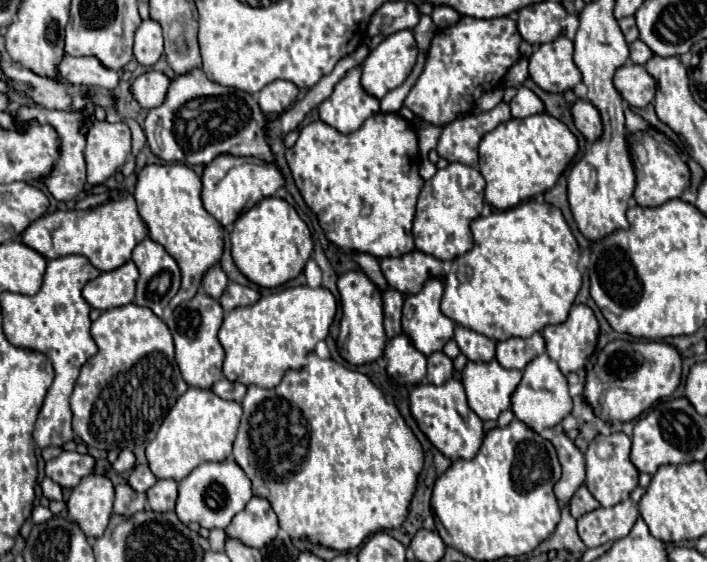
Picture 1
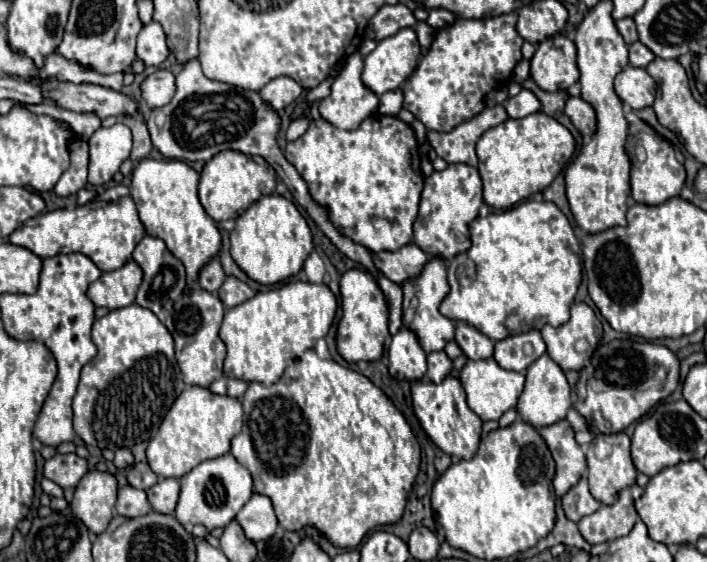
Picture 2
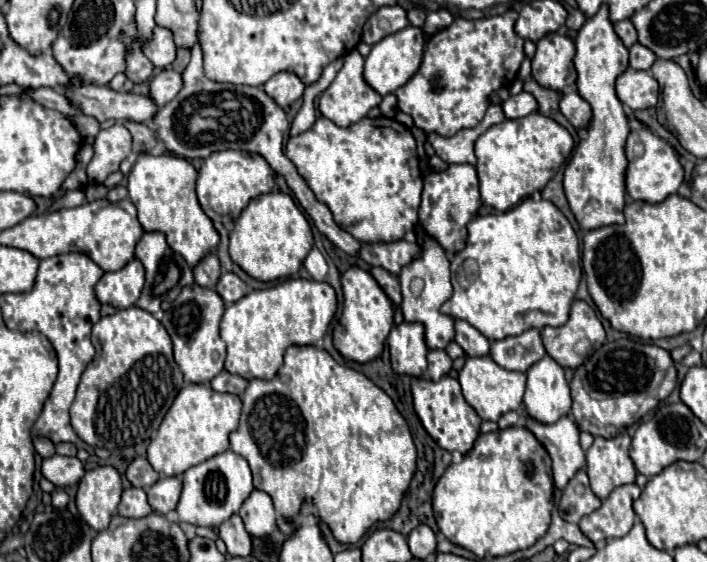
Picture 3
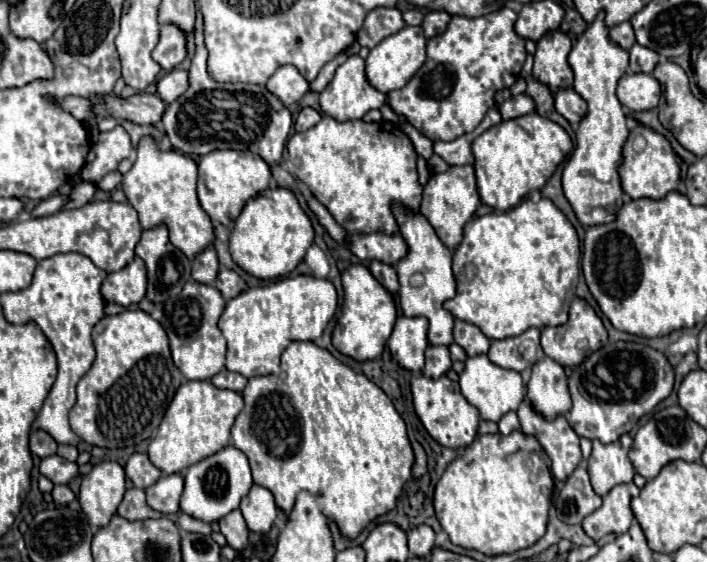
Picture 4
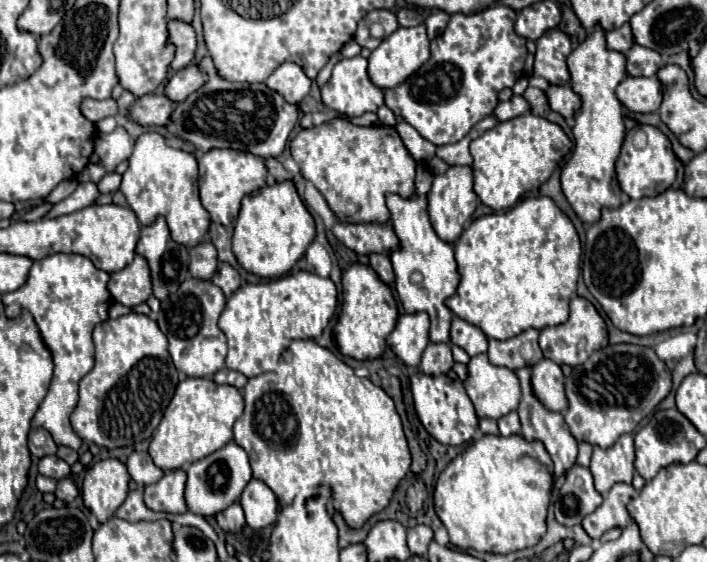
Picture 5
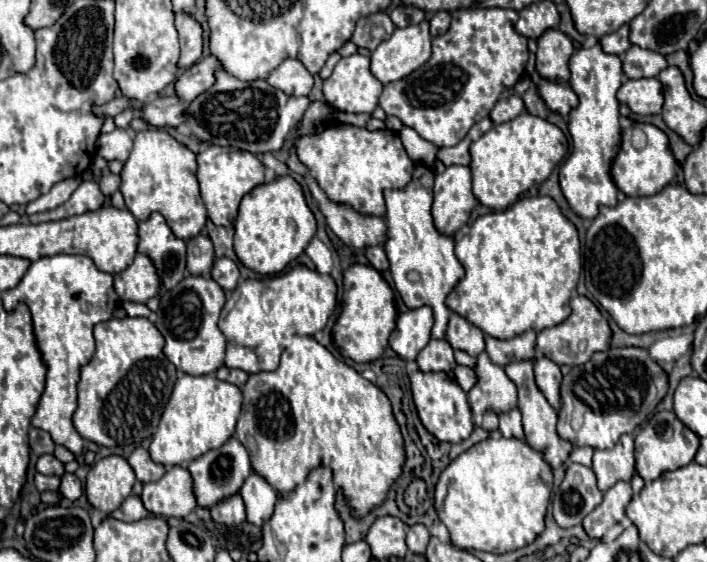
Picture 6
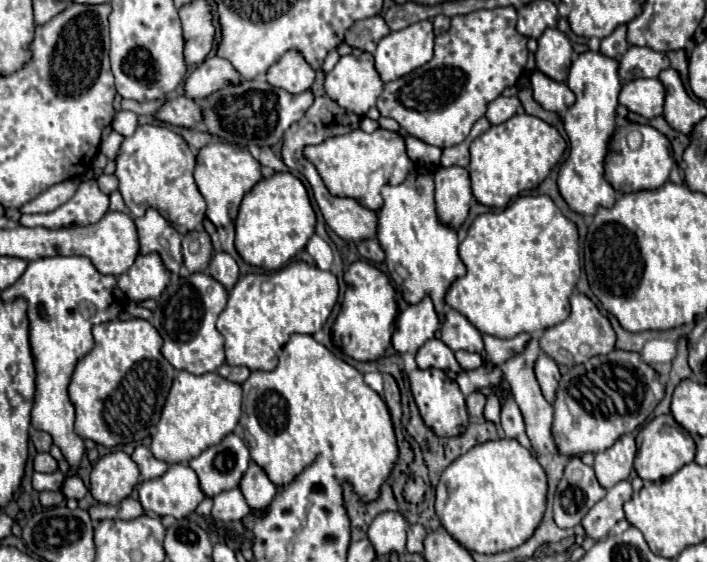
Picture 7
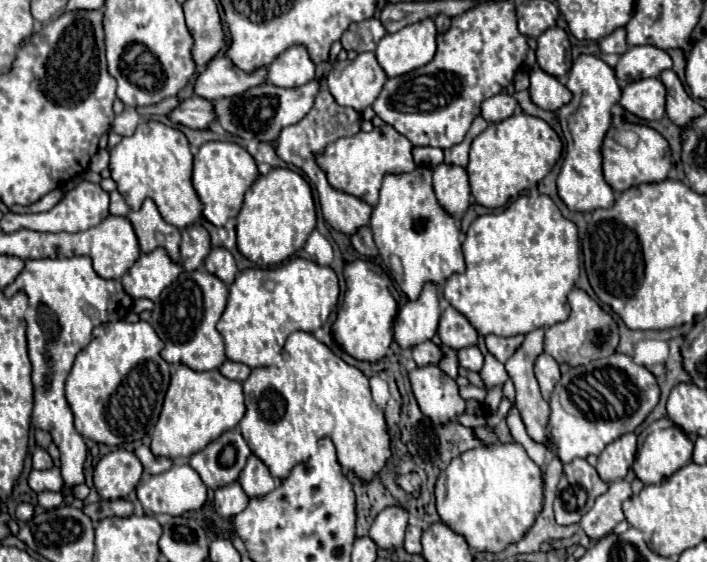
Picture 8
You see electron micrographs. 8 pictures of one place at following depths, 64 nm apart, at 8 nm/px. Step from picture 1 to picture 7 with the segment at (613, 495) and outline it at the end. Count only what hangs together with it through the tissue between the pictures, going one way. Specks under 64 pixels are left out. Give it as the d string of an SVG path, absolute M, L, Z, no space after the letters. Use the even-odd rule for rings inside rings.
M626 434L616 440L614 446L596 454L594 470L596 478L604 488L614 486L620 480L626 480L632 470L632 462L636 456L636 442L632 434Z

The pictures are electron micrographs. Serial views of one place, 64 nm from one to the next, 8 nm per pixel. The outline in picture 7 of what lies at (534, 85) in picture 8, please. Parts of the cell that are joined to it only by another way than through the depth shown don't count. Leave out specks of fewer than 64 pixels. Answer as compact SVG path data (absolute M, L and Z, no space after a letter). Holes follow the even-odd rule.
M536 70L530 78L532 82L532 92L534 92L534 100L544 108L544 110L552 110L552 112L566 112L568 106L574 104L574 94L572 90L564 84L564 82L556 82L552 78L548 78L546 74L542 74L540 70Z

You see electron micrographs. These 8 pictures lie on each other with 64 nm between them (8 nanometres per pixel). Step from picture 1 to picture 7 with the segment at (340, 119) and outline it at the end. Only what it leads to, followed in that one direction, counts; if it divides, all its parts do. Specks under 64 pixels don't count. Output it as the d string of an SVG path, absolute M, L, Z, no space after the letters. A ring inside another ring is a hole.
M364 52L360 56L344 56L332 72L326 74L326 94L342 108L364 116L376 104L382 92L382 78L374 66L374 56Z

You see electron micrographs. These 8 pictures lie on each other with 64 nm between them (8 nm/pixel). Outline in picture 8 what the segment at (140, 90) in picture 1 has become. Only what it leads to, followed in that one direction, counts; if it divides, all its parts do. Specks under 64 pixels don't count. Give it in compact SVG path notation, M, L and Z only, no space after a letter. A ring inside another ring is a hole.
M220 54L212 60L206 70L196 80L196 94L206 100L234 98L246 92L248 88L264 84L268 78L268 68L256 68L254 72L240 70L230 58Z

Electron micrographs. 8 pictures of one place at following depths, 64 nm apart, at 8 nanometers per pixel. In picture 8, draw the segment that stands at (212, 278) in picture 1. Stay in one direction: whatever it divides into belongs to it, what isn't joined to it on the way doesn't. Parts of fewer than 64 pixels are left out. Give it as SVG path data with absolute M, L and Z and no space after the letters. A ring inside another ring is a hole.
M200 224L186 226L182 230L180 242L180 264L186 270L196 270L202 266L204 256L210 252L210 236Z

